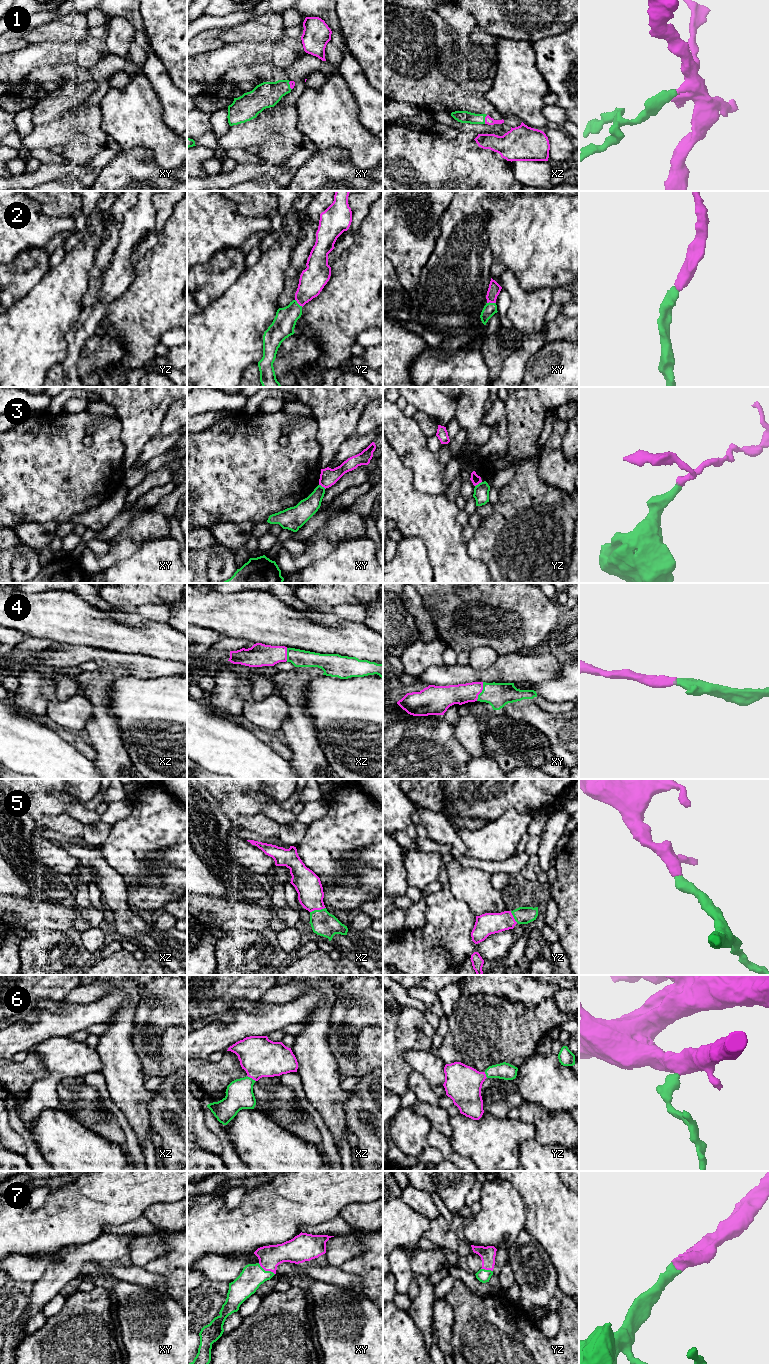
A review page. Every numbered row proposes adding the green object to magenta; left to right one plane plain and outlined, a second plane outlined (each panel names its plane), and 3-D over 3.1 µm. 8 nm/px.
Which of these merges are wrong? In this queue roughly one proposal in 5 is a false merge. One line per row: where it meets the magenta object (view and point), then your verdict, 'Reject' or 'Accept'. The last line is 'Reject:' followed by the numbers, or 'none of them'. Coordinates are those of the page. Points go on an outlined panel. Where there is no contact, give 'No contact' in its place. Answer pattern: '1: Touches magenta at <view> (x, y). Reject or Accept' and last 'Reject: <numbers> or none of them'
1: Touches magenta at xz (485, 119). Accept
2: Touches magenta at xy (491, 302). Accept
3: Touches magenta at yz (478, 483). Reject
4: Touches magenta at xy (481, 691). Accept
5: Touches magenta at xz (317, 909). Accept
6: Touches magenta at xz (251, 1077). Accept
7: Touches magenta at xy (266, 1270). Accept
Reject: 3

